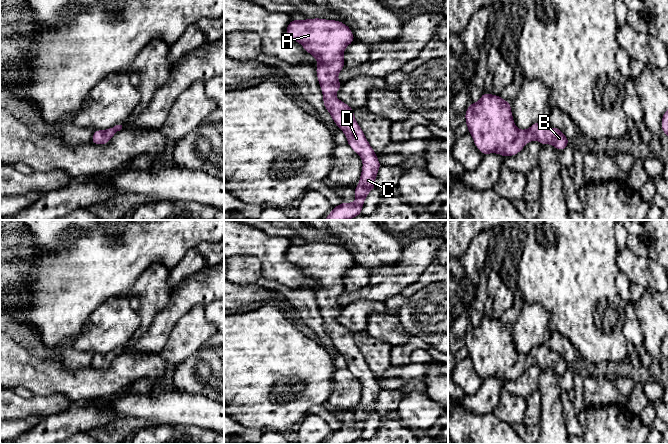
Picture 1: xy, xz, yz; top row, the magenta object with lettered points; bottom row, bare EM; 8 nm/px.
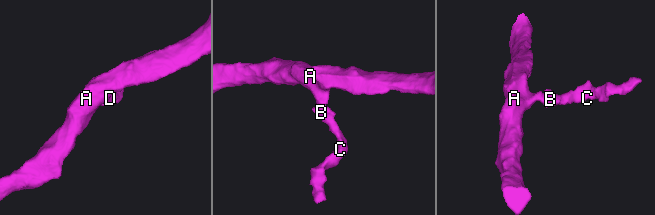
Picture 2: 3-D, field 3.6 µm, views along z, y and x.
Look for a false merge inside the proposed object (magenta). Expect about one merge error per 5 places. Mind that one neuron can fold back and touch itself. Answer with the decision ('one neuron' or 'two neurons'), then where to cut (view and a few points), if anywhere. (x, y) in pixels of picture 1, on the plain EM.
one neuron | no cut

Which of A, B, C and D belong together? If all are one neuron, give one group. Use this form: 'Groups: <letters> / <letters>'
Groups: A B C D

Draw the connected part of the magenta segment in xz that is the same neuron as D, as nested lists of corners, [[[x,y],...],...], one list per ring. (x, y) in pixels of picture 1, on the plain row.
[[[292,242],[285,258],[288,263],[300,267],[304,275],[318,285],[319,289],[315,293],[323,317],[324,331],[330,337],[333,346],[346,359],[347,368],[363,385],[360,407],[354,412],[357,425],[343,425],[325,440],[325,444],[350,444],[361,439],[369,415],[376,413],[375,403],[382,390],[355,344],[354,333],[334,319],[342,309],[337,299],[345,291],[345,272],[356,263],[348,249],[338,244],[322,242],[307,242],[302,245]]]

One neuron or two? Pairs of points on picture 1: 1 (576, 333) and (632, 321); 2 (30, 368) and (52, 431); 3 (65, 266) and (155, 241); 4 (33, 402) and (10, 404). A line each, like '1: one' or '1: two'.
1: two
2: two
3: one
4: one

